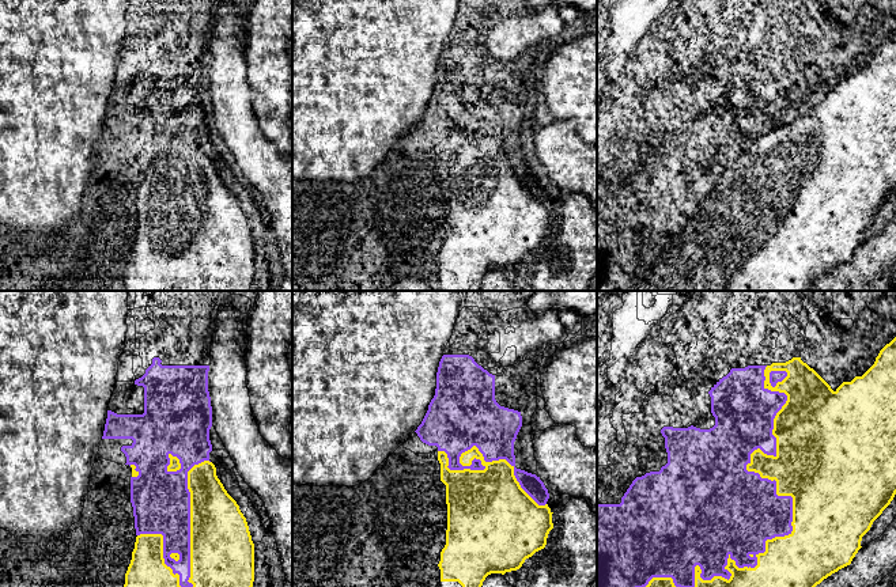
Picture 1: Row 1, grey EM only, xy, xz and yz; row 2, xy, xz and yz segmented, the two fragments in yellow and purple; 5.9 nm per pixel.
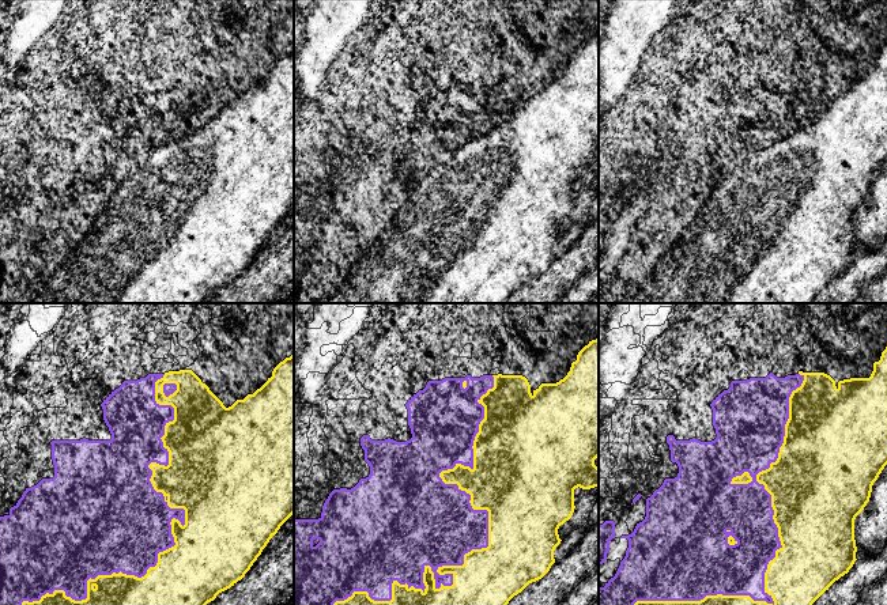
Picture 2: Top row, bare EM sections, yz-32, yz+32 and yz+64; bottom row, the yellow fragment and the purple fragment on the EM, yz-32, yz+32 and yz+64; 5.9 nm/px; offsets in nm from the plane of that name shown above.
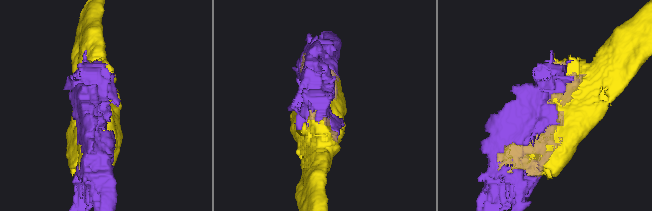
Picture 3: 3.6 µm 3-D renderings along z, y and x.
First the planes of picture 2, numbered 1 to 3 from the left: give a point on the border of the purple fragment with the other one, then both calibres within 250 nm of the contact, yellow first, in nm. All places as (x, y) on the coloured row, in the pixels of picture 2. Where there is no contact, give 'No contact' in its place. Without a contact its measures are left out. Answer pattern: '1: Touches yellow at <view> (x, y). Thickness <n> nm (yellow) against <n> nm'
1: Touches yellow at yz-32 (172, 520). Thickness 360 nm (yellow) against 480 nm
2: Touches yellow at yz+32 (489, 534). Thickness 440 nm (yellow) against 360 nm
3: Touches yellow at yz+64 (776, 554). Thickness 420 nm (yellow) against 300 nm

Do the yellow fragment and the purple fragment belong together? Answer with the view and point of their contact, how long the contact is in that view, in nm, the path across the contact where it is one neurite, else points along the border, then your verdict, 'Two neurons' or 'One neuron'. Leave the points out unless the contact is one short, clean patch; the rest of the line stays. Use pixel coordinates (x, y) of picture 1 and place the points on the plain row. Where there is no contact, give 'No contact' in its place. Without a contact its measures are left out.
Touches yellow at yz (791, 227). Shared border 1550 nm. One neuron

